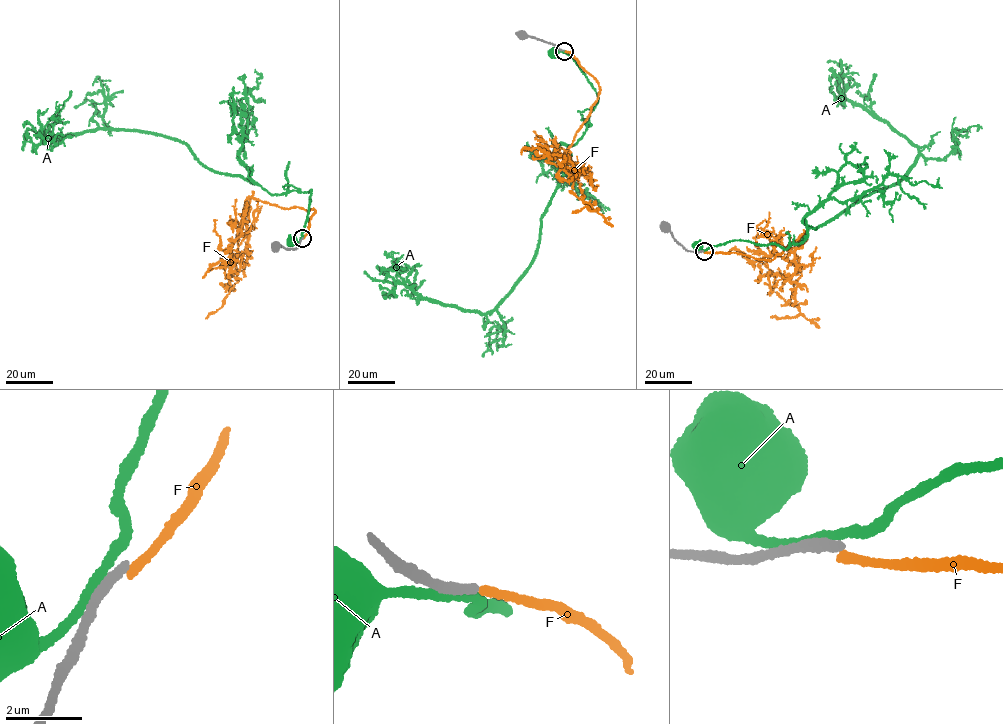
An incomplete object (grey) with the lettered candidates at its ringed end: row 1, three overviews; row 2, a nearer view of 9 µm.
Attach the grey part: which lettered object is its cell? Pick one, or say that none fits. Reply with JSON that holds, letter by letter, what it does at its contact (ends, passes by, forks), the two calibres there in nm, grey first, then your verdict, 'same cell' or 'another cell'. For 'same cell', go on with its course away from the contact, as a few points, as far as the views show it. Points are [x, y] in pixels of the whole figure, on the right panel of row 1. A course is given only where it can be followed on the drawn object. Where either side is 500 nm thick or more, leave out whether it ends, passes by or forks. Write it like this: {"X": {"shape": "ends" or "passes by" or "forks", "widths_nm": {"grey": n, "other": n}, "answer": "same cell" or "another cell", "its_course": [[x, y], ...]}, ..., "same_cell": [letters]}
{"A": {"shape": "passes by", "widths_nm": {"grey": 340, "other": 240}, "answer": "another cell"}, "F": {"shape": "ends", "widths_nm": {"grey": 240, "other": 240}, "answer": "another cell"}, "same_cell": []}

